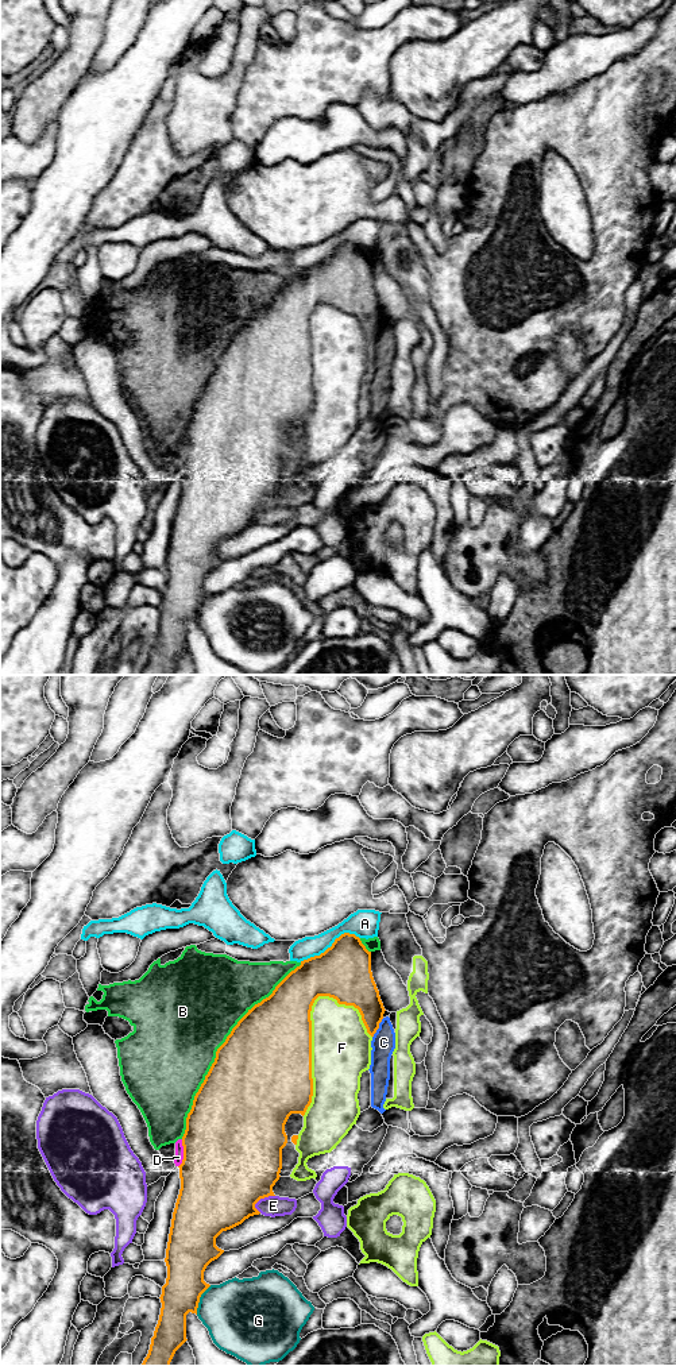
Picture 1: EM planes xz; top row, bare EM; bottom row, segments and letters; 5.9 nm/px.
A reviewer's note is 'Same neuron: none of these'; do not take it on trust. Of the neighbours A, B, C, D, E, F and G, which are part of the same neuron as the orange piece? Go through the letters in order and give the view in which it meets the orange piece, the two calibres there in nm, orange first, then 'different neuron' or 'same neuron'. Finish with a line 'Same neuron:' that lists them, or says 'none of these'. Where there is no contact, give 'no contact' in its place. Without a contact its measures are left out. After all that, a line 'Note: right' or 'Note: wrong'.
A: contact in xz; calibres 320 and 180 nm; different neuron
B: contact in xz; calibres 500 and 500 nm; different neuron
C: contact in xz; calibres 200 and 140 nm; different neuron
D: contact in xz; calibres 500 and 50 nm; different neuron
E: contact in xz; calibres 500 and 130 nm; different neuron
F: contact in xz; calibres 500 and 360 nm; different neuron
G: contact in xz; calibres 240 and 400 nm; different neuron
Same neuron: none of these
Note: right

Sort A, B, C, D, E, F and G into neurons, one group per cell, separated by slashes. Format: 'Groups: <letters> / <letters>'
Groups: A / B C / D / E / F / G

